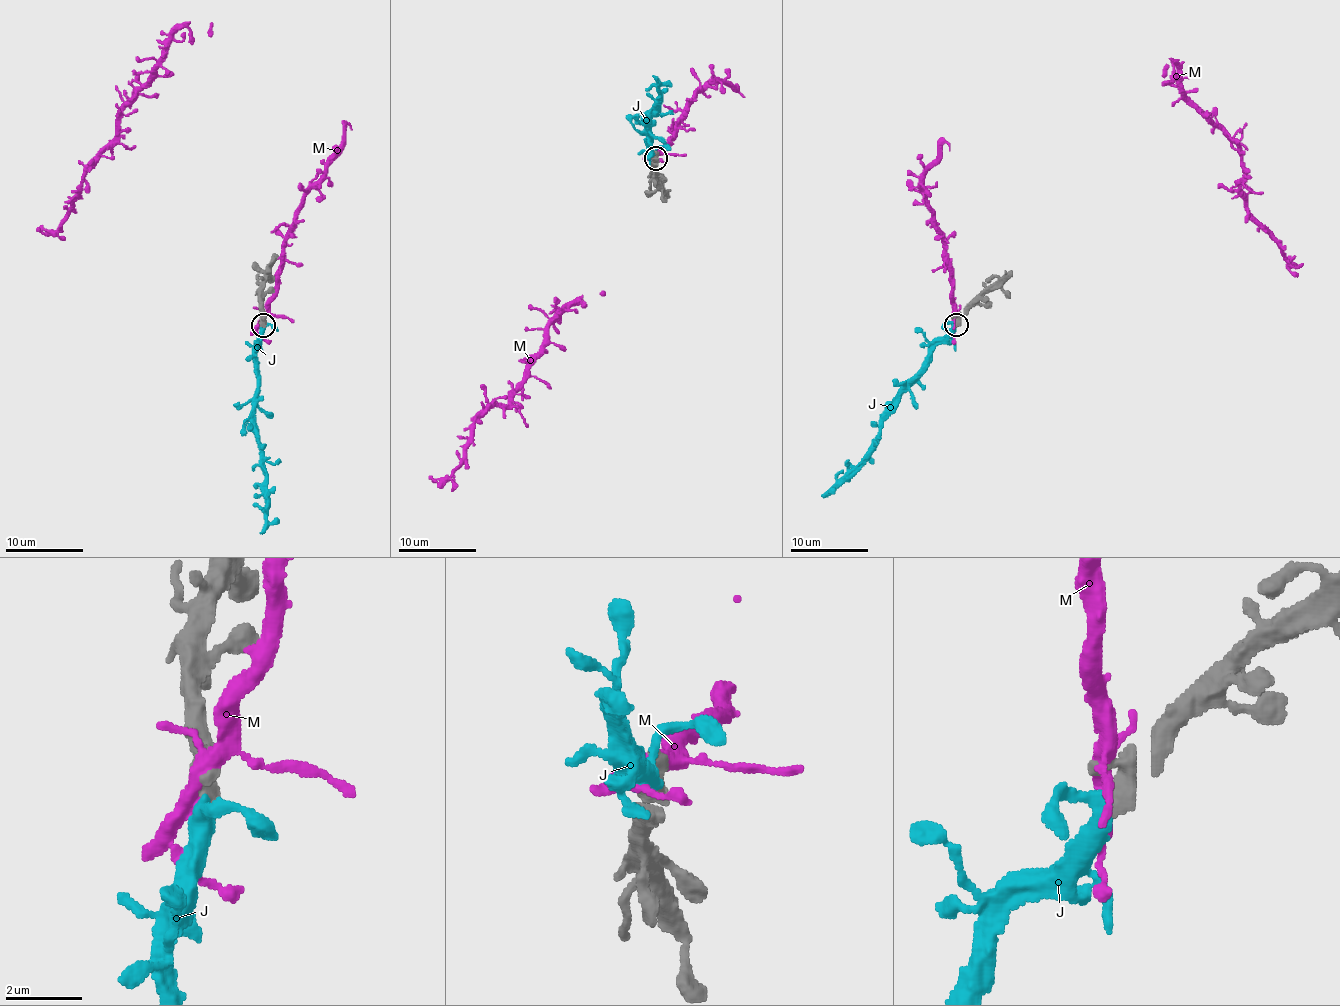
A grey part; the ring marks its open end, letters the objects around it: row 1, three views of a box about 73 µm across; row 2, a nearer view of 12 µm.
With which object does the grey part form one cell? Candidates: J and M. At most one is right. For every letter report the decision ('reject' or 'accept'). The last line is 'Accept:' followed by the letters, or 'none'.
J: accept
M: reject
Accept: J

